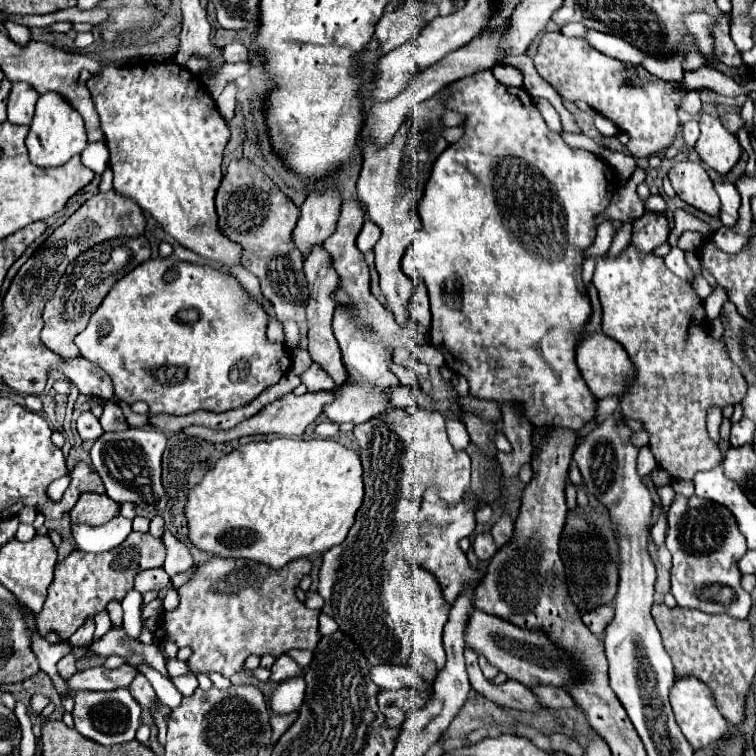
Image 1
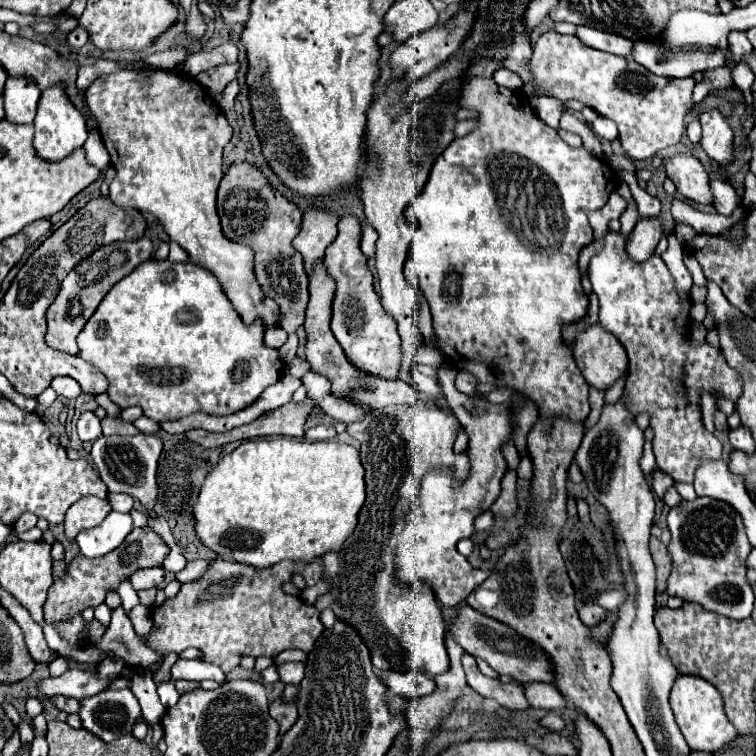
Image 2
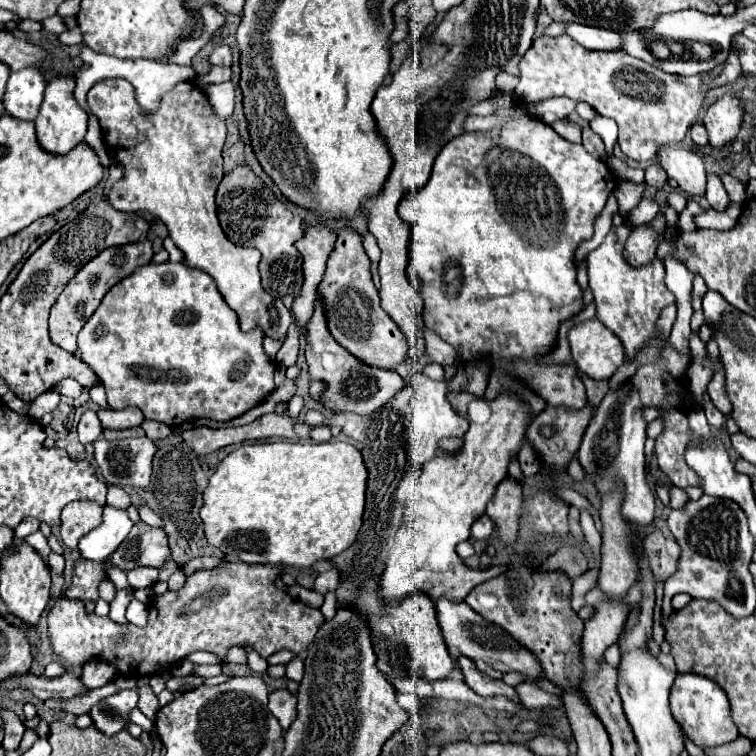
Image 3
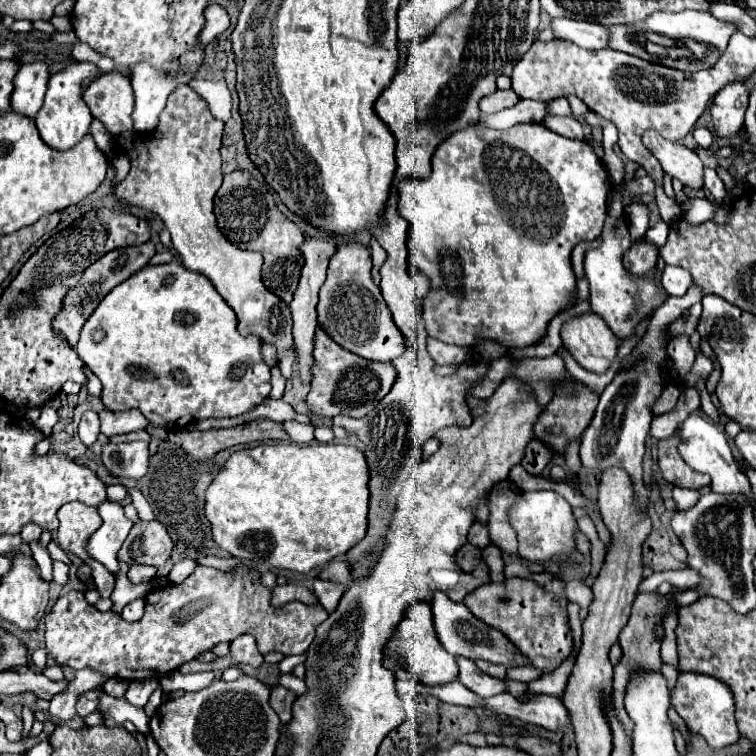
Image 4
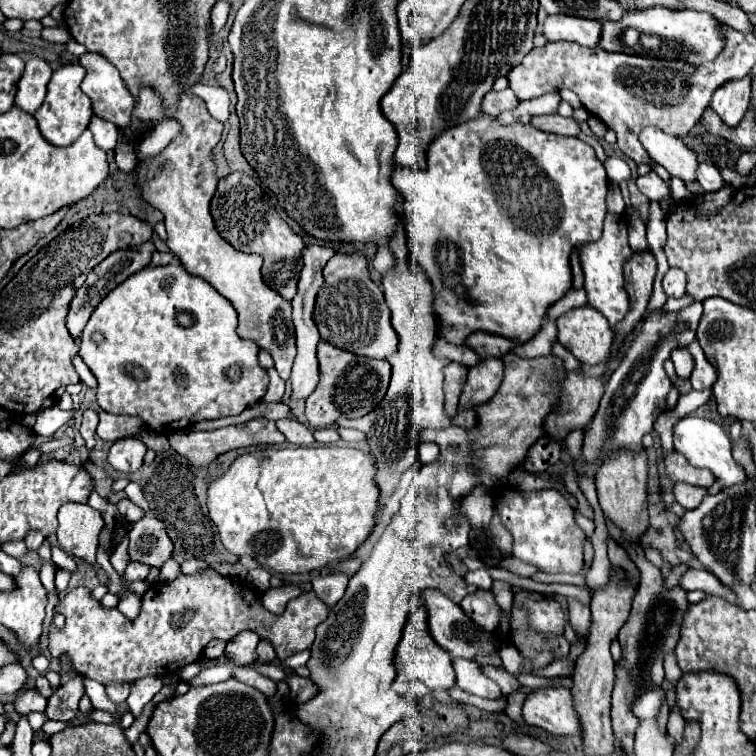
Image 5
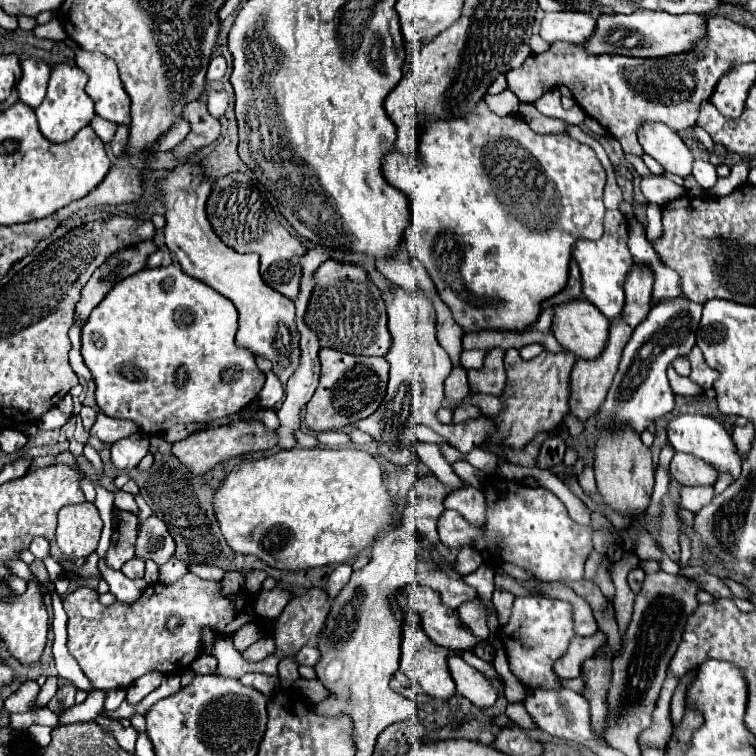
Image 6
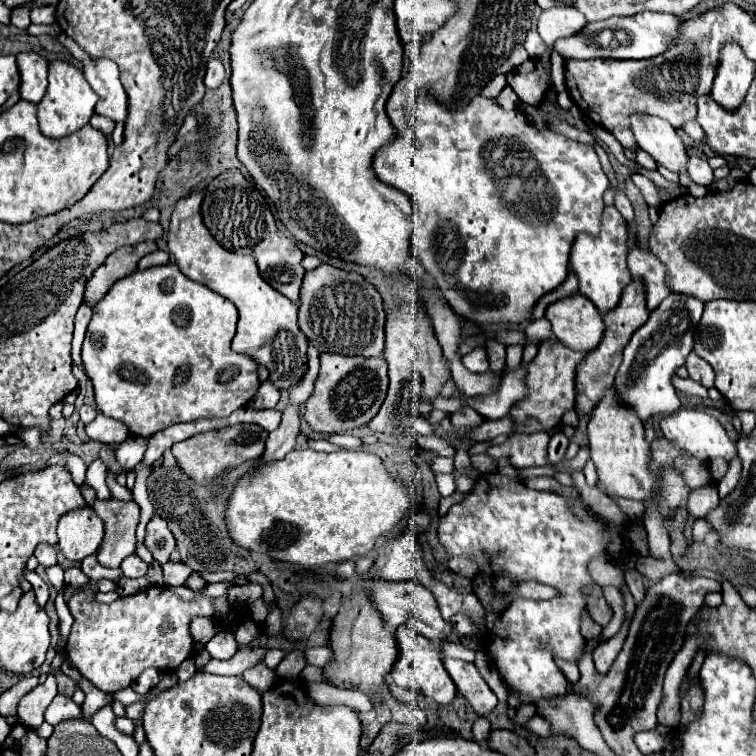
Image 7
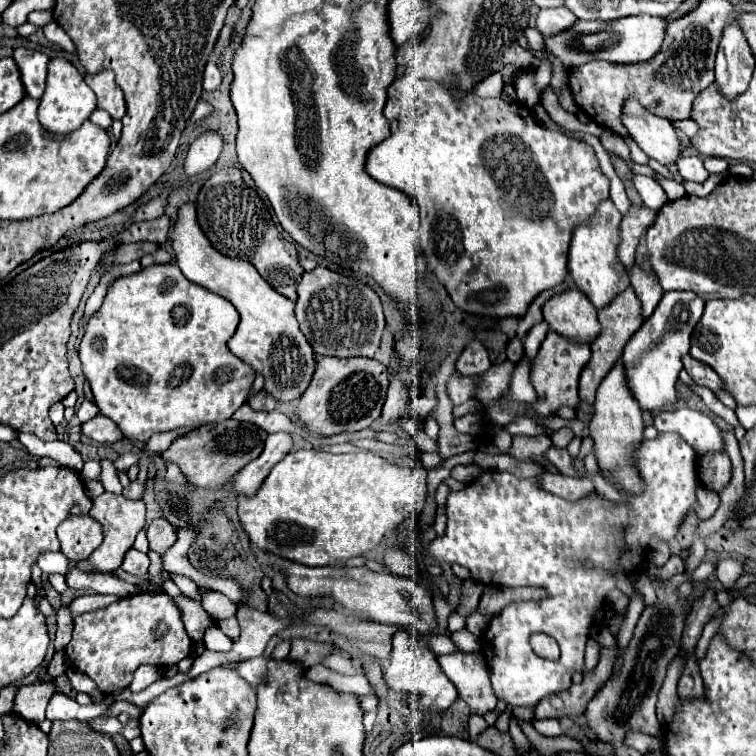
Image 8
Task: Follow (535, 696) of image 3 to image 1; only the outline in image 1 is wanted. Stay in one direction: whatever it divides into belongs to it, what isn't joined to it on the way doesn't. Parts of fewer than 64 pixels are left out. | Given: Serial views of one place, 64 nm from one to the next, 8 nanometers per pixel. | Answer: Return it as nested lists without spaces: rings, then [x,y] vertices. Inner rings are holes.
[[[534,686],[530,688],[534,692],[534,696],[538,698],[542,708],[566,708],[566,706],[574,706],[574,700],[570,698],[570,694],[564,688],[556,688],[556,686]]]

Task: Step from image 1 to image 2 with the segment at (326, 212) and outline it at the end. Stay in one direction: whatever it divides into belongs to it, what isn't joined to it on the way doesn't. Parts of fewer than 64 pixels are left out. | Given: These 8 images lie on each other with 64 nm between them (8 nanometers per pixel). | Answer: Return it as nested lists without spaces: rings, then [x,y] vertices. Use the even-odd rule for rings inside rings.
[[[310,208],[304,214],[300,234],[294,238],[294,248],[304,256],[304,268],[308,274],[312,274],[316,264],[324,260],[328,244],[336,238],[336,224],[338,218],[324,210]]]

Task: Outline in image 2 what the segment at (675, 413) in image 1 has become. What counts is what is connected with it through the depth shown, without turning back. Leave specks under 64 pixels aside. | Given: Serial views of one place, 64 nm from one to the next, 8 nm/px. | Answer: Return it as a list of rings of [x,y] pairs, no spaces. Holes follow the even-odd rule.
[[[608,232],[604,238],[604,246],[598,254],[590,258],[588,266],[588,278],[592,282],[592,290],[598,296],[600,302],[600,324],[612,332],[622,346],[626,348],[628,360],[630,360],[630,374],[626,380],[624,396],[628,402],[628,408],[634,414],[640,412],[650,412],[652,420],[650,426],[654,428],[654,454],[656,454],[656,464],[662,472],[674,478],[674,482],[694,482],[694,472],[696,472],[696,462],[694,456],[704,456],[704,458],[720,458],[722,454],[722,444],[718,438],[708,432],[702,424],[702,414],[700,414],[700,392],[722,392],[726,398],[736,400],[742,392],[742,382],[740,376],[726,364],[724,356],[720,350],[714,350],[708,344],[694,346],[690,342],[690,336],[678,336],[674,330],[674,320],[680,314],[680,296],[672,286],[672,276],[660,256],[652,256],[646,262],[638,264],[632,258],[628,258],[624,250],[626,238],[620,232]]]

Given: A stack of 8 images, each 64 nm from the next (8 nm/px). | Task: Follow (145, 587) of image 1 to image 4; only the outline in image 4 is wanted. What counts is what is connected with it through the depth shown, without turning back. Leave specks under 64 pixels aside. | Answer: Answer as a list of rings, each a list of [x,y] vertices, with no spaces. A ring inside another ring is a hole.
[[[134,564],[134,566],[130,566],[130,570],[128,570],[128,578],[130,578],[130,582],[134,582],[134,584],[150,582],[154,576],[156,576],[156,568],[154,568],[154,566]]]

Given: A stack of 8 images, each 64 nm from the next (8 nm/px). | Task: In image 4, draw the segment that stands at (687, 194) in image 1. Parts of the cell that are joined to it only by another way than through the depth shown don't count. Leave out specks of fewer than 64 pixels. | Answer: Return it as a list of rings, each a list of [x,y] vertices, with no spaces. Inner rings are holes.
[[[656,130],[644,132],[644,146],[656,156],[662,170],[668,172],[672,178],[678,178],[684,186],[702,188],[702,162],[680,142],[664,140]]]

